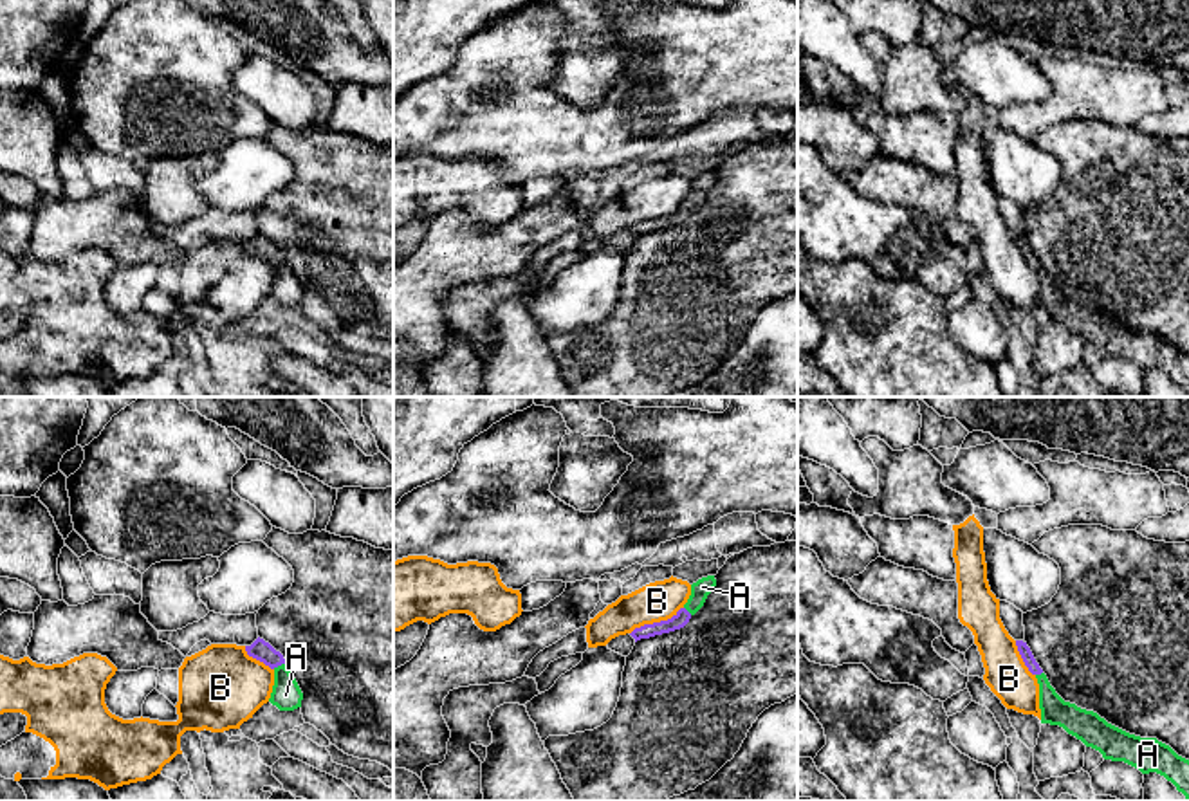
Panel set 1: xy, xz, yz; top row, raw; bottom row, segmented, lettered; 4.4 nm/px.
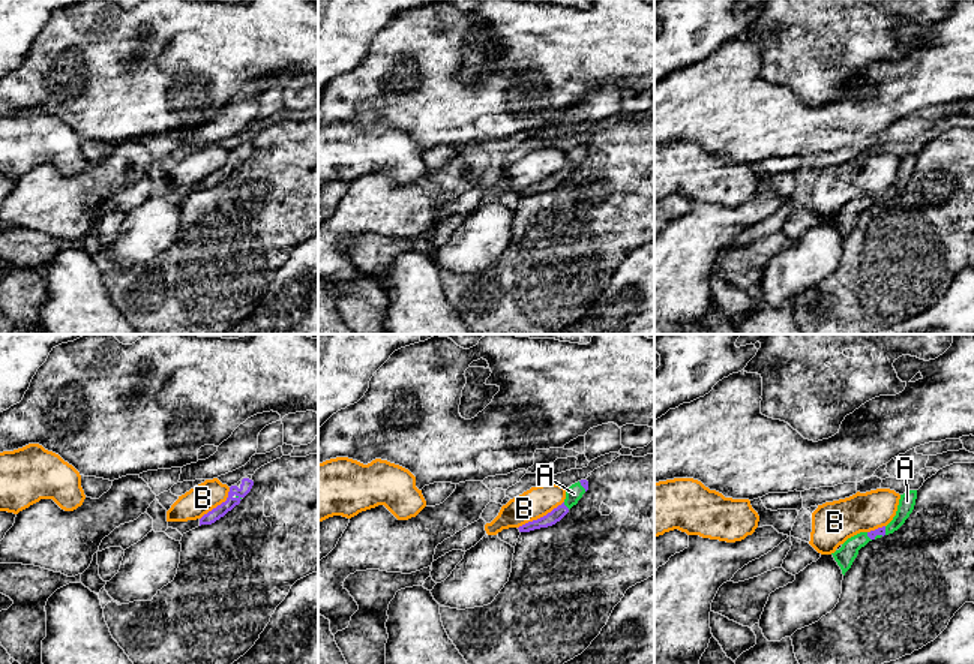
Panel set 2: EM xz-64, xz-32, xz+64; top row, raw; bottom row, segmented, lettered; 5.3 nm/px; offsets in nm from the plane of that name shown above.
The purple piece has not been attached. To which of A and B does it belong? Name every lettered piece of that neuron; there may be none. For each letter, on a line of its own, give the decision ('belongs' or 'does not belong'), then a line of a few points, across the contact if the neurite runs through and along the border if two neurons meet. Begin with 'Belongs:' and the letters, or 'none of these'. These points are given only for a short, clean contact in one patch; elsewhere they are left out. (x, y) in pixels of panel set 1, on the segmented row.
Belongs: A
A: belongs | xy (260, 650), (278, 664), (285, 695)
B: does not belong | xz (682, 607), (670, 617), (645, 623), (630, 634)

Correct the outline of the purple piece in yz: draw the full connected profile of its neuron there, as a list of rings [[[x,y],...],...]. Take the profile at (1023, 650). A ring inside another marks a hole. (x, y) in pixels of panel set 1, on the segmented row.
[[[1016,640],[1016,646],[1025,666],[1039,684],[1041,723],[1063,727],[1086,747],[1099,750],[1104,760],[1124,761],[1142,774],[1157,772],[1164,776],[1189,801],[1189,760],[1178,756],[1157,738],[1129,734],[1108,723],[1097,713],[1065,702],[1050,686],[1027,642]]]

